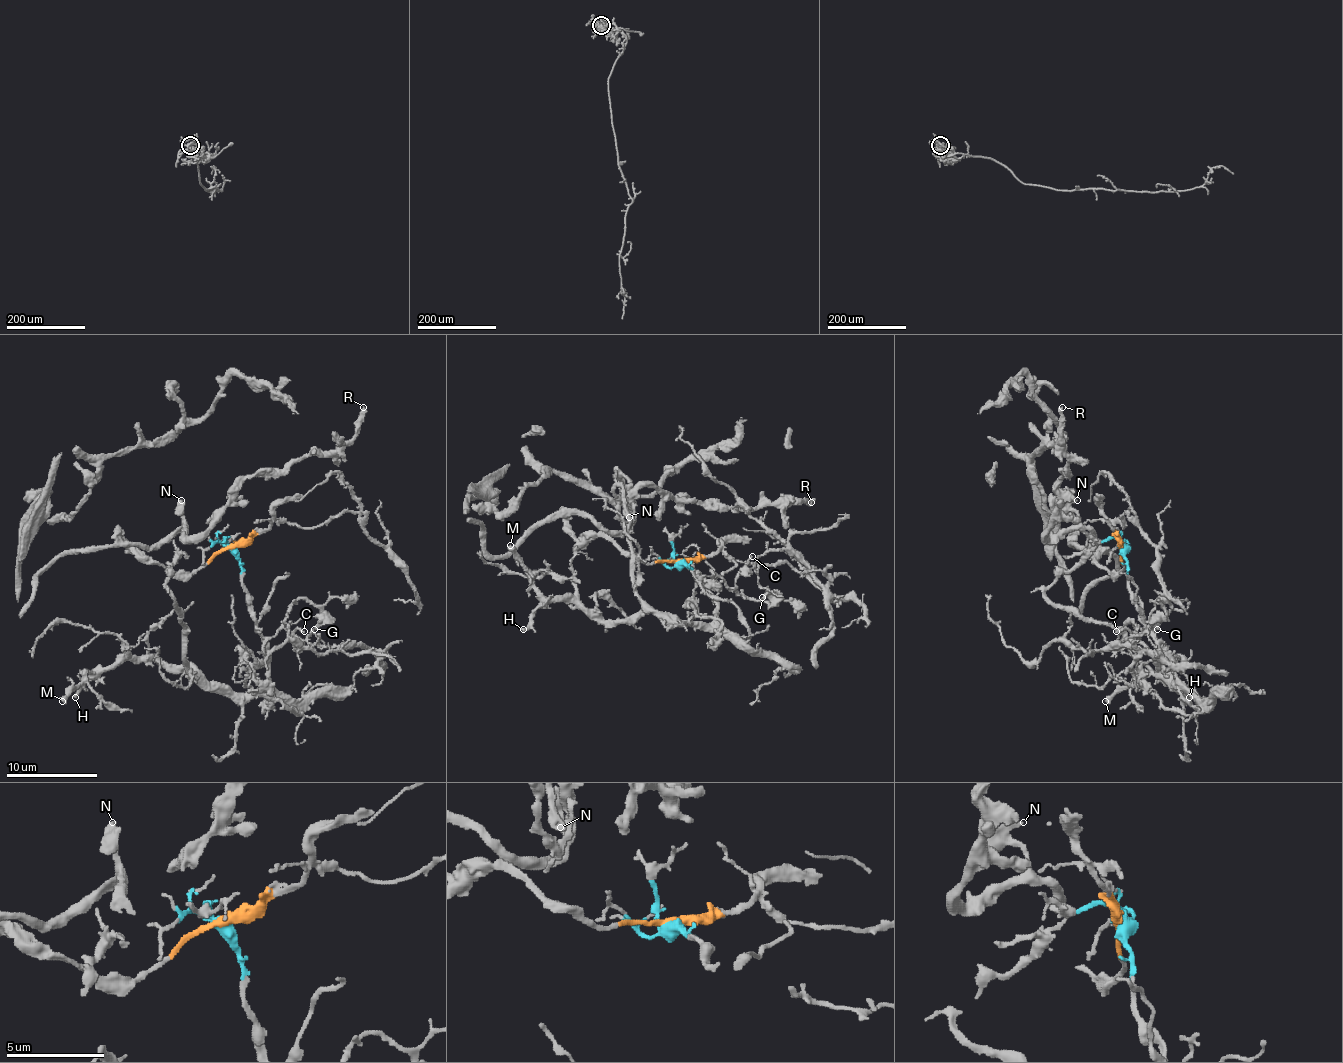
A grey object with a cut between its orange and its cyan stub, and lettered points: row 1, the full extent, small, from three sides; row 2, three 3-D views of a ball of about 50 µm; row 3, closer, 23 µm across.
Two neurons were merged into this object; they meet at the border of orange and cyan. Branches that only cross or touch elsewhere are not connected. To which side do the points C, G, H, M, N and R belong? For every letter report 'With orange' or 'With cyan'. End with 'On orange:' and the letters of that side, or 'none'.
C: With cyan
G: With cyan
H: With cyan
M: With cyan
N: With orange
R: With orange
On orange: N, R

